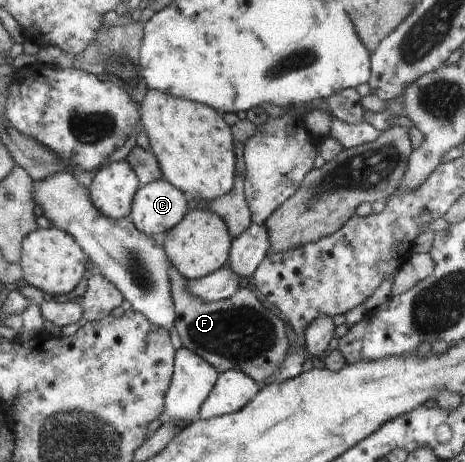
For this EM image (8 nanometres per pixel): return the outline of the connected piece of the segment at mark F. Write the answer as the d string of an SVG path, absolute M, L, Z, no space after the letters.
M172 266L169 276L176 305L176 328L184 347L209 362L219 373L240 369L259 385L281 371L291 346L286 338L286 326L274 312L262 306L258 296L248 290L248 283L229 299L207 303L193 295L189 279L177 268Z

